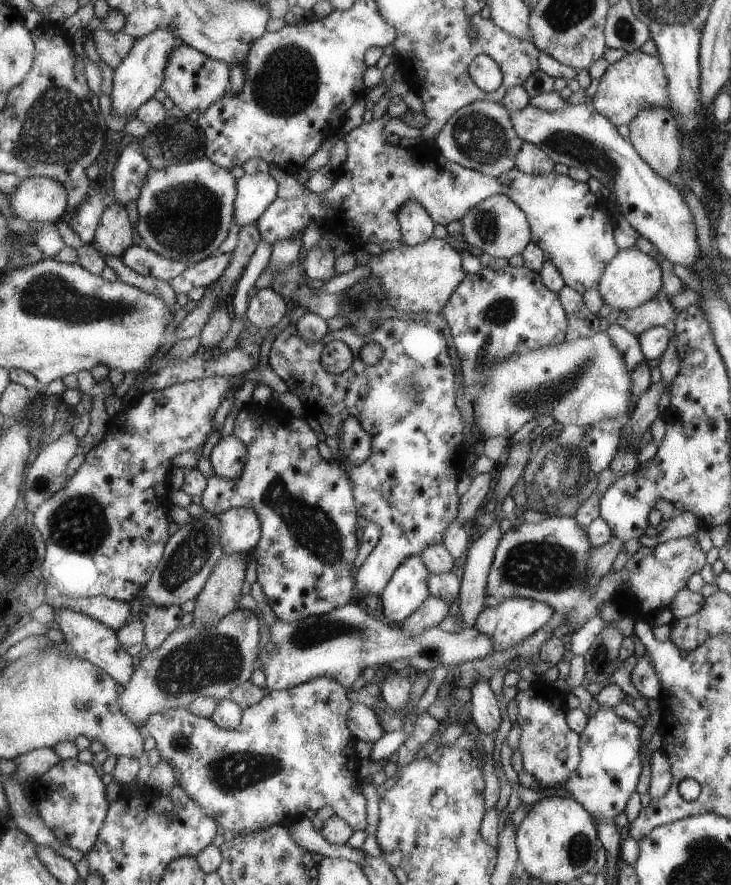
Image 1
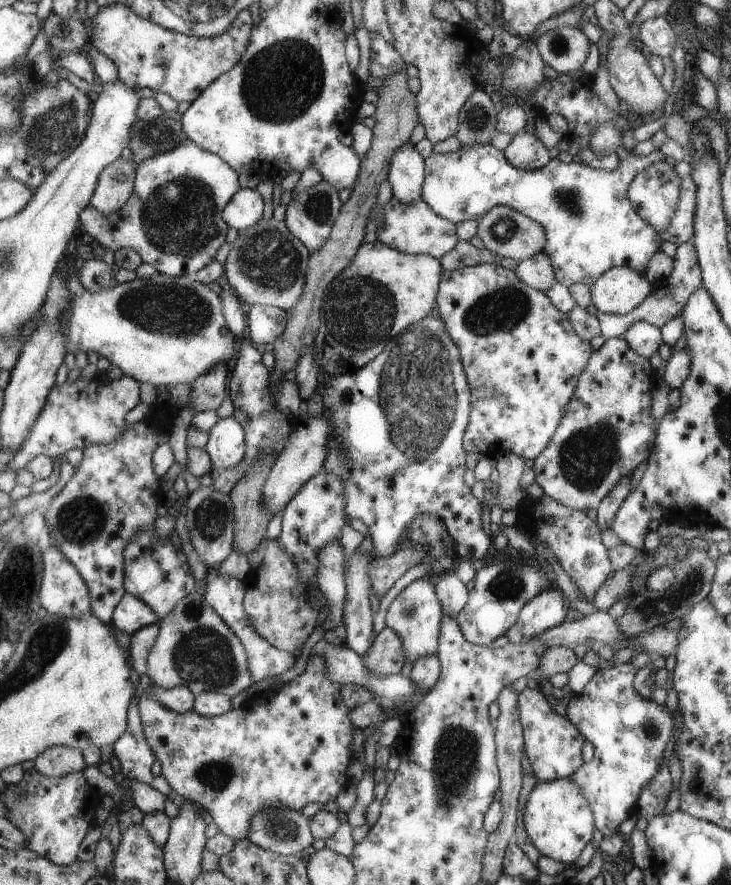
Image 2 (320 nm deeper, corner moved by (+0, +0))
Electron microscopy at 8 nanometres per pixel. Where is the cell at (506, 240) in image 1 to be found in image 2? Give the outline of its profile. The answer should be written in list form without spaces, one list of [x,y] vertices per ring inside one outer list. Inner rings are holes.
[[[495,205],[476,220],[476,235],[485,249],[498,257],[512,258],[516,263],[541,252],[546,244],[545,230],[538,222],[505,205]]]

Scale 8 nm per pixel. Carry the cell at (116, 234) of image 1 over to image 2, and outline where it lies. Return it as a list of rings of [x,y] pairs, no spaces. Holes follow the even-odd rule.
[[[121,157],[107,165],[101,173],[90,204],[105,216],[119,210],[133,196],[136,167],[132,159]]]

